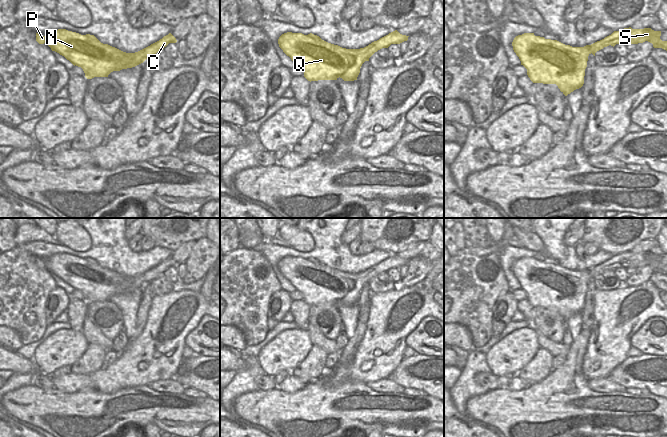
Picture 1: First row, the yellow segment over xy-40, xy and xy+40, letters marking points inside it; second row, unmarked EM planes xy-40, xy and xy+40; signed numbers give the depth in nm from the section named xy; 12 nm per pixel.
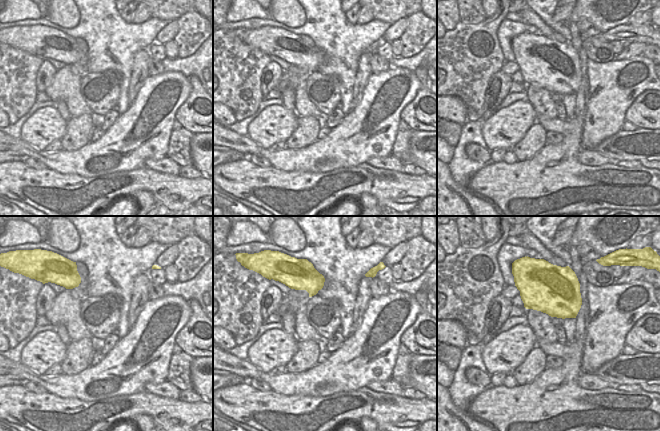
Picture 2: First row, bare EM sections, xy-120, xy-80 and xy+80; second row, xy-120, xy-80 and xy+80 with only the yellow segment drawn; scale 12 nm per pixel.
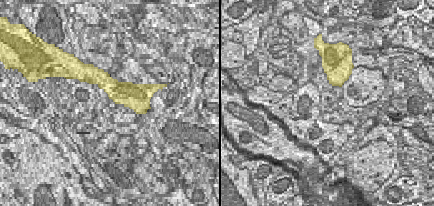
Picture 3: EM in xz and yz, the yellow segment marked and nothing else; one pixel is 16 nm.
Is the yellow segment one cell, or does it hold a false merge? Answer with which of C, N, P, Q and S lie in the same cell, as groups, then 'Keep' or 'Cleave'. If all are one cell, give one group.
Groups: C N P Q S. Keep.

